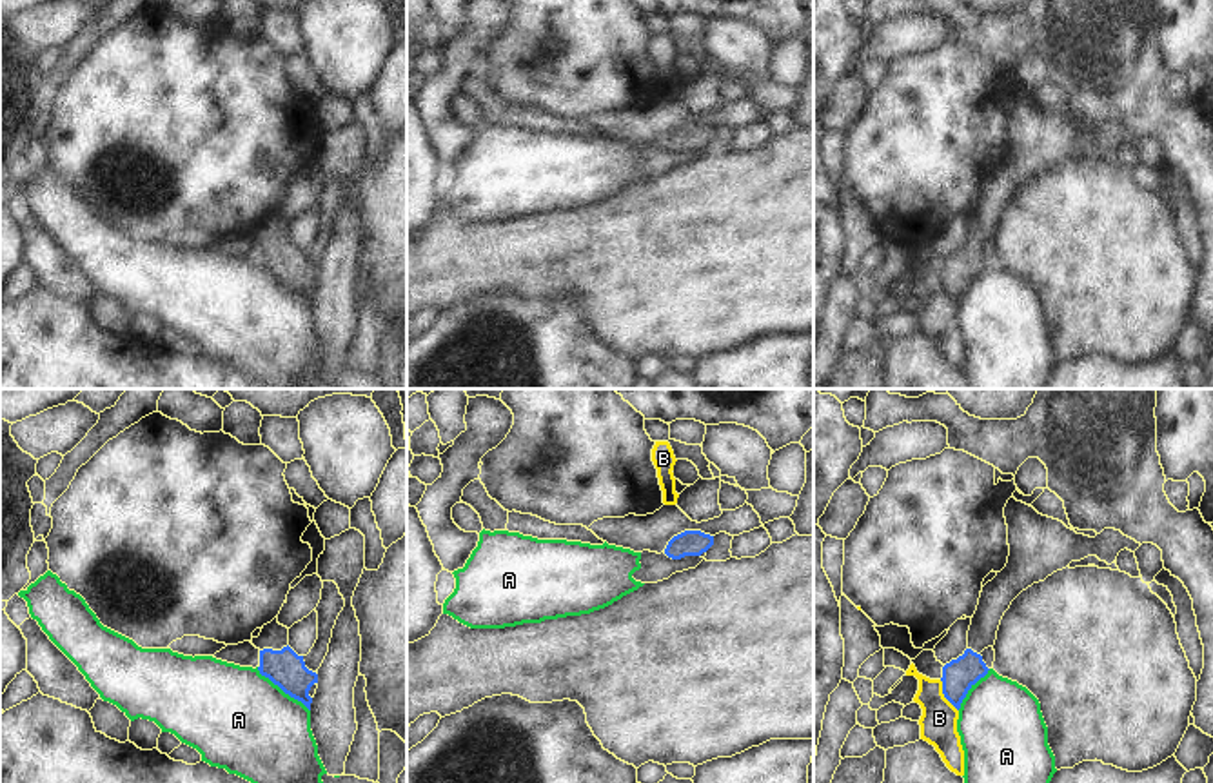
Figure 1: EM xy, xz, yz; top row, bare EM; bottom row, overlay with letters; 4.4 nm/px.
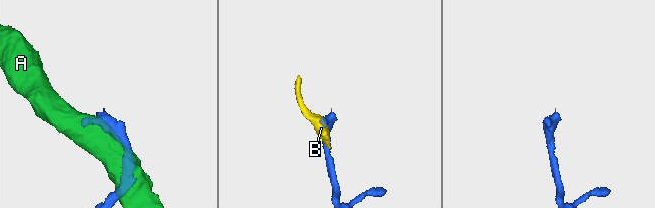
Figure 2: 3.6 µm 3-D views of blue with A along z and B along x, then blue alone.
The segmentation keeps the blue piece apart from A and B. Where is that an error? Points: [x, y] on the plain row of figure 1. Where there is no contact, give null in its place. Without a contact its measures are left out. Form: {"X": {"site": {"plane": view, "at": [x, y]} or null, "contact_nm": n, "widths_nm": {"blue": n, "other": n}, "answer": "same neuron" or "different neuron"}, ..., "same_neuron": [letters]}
{"A": {"site": {"plane": "xy", "at": [282, 282]}, "contact_nm": 300, "widths_nm": {"blue": 160, "other": 460}, "answer": "different neuron"}, "B": {"site": {"plane": "yz", "at": [945, 289]}, "contact_nm": 170, "widths_nm": {"blue": 150, "other": 160}, "answer": "different neuron"}, "same_neuron": []}

